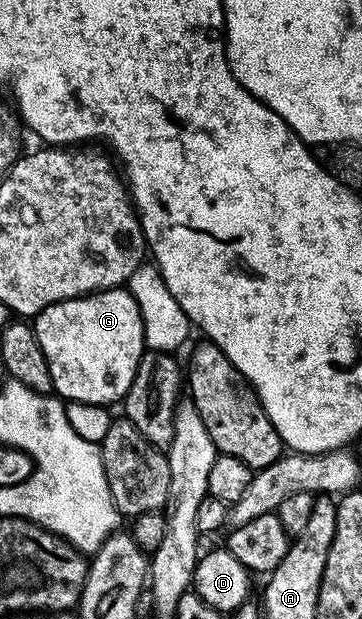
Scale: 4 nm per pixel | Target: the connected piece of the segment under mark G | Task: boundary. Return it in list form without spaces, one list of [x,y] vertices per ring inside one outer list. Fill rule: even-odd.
[[[119,286],[106,288],[103,292],[91,292],[89,296],[61,300],[39,312],[32,323],[40,350],[44,350],[44,358],[48,358],[54,392],[63,401],[103,406],[113,406],[117,400],[118,403],[125,401],[132,378],[136,378],[136,366],[146,348],[140,306],[136,306],[136,298],[132,298],[129,290]]]

